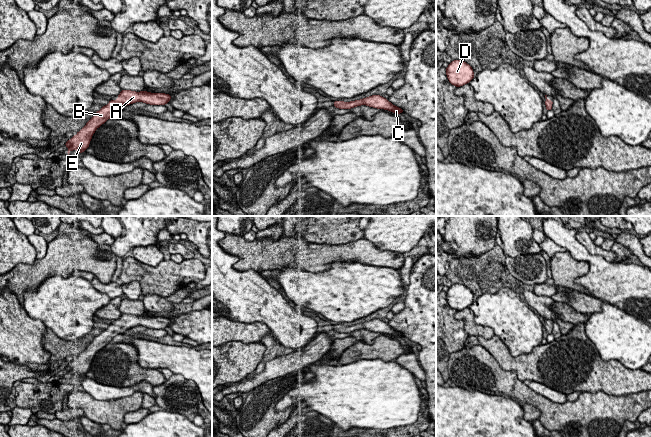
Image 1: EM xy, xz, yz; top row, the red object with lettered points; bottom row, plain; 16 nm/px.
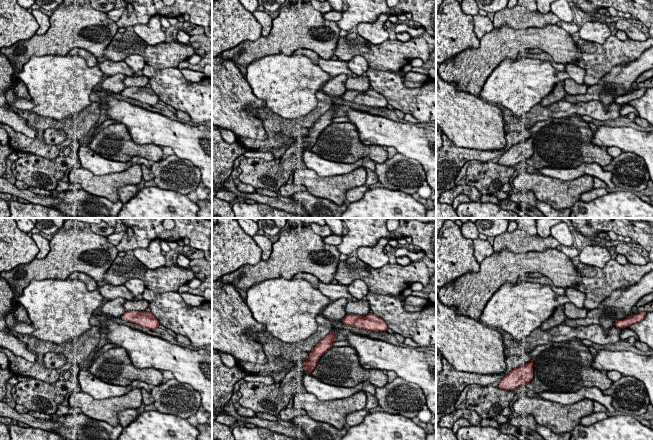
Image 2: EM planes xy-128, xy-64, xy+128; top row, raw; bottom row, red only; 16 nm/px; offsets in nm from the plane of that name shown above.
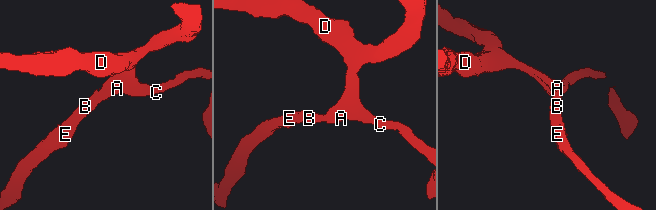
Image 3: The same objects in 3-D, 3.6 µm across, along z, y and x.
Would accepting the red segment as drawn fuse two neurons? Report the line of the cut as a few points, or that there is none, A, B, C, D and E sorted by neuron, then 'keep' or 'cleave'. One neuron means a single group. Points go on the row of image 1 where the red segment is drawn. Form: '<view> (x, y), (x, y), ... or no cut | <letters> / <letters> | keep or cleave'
no cut | A B C D E | keep

